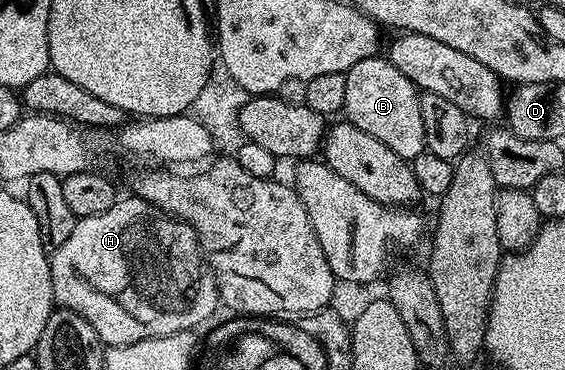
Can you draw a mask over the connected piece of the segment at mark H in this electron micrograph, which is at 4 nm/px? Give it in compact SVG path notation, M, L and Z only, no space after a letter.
M137 196L119 197L118 201L108 208L108 212L100 212L100 216L88 216L75 221L72 228L72 236L60 244L50 254L50 271L52 272L52 292L54 293L55 303L61 309L71 310L80 315L97 332L98 338L107 347L127 346L136 344L140 340L149 338L163 338L169 334L175 334L181 330L194 330L198 328L201 322L206 322L214 314L214 309L219 309L220 299L218 296L218 285L214 279L214 271L206 265L201 246L198 245L198 234L186 222L180 222L171 214L164 213L160 208L148 204L142 198Z

